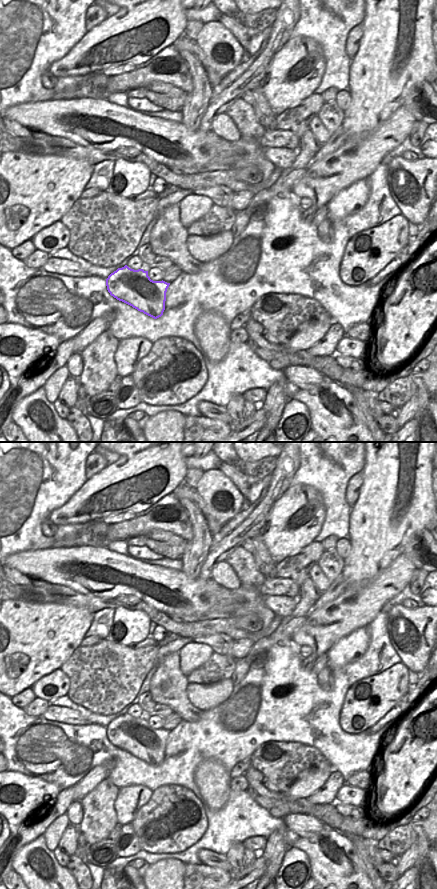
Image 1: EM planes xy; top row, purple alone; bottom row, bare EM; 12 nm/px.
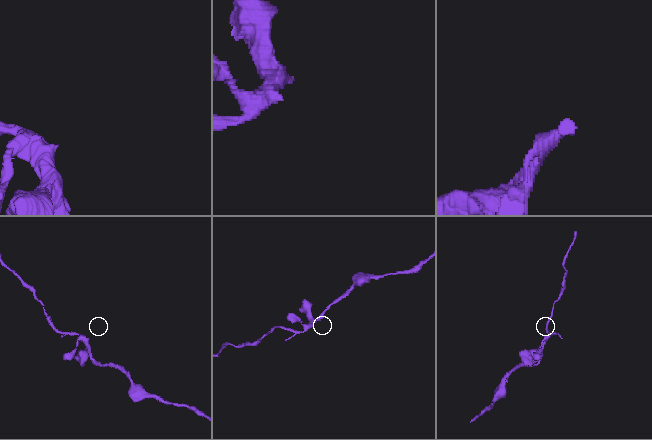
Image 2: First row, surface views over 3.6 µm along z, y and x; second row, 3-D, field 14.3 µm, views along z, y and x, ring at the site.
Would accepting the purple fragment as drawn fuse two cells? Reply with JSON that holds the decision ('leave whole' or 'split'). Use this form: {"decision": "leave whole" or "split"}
{"decision": "leave whole"}

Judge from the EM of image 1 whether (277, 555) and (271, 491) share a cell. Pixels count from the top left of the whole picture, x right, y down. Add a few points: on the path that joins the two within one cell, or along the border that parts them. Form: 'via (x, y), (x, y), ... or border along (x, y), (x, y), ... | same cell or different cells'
border along (287, 487), (273, 504), (262, 526) | different cells

